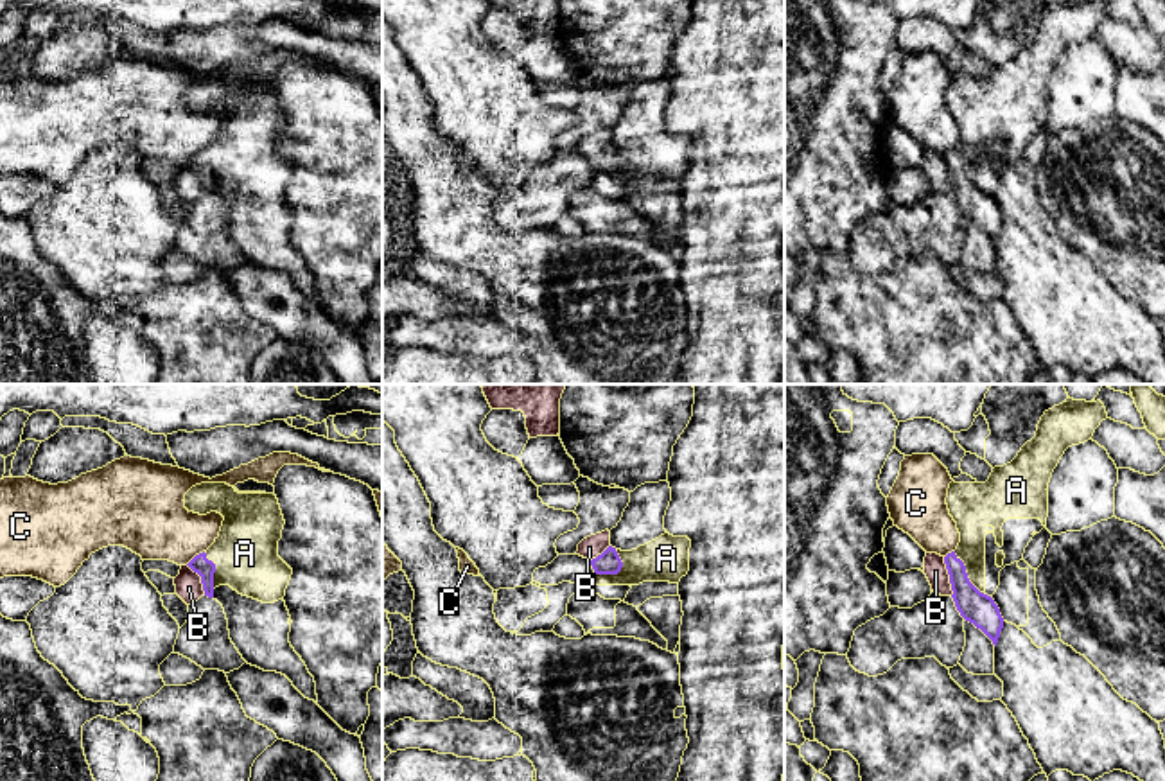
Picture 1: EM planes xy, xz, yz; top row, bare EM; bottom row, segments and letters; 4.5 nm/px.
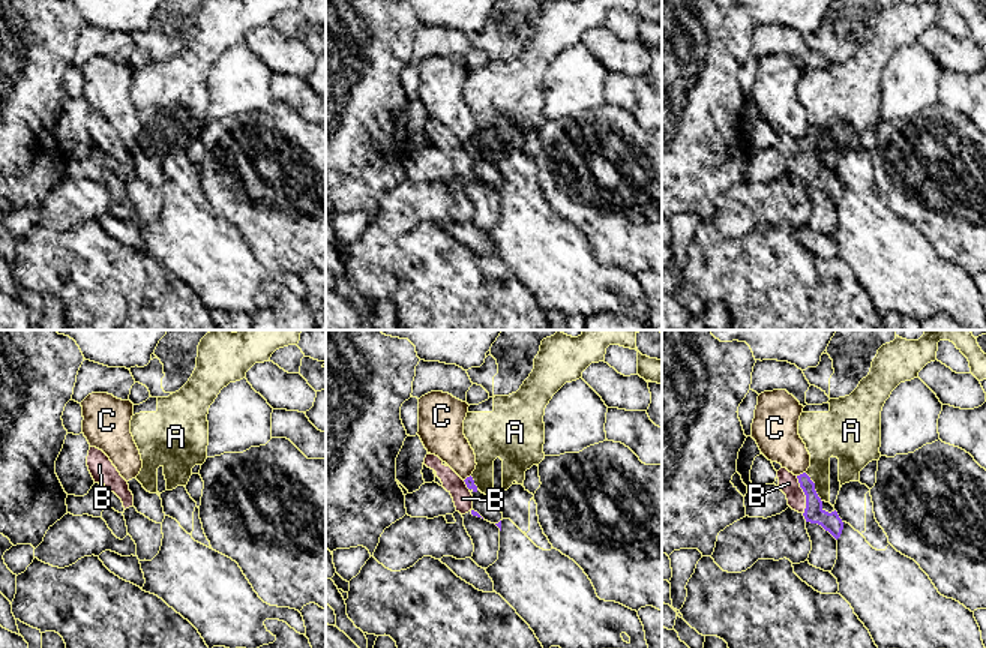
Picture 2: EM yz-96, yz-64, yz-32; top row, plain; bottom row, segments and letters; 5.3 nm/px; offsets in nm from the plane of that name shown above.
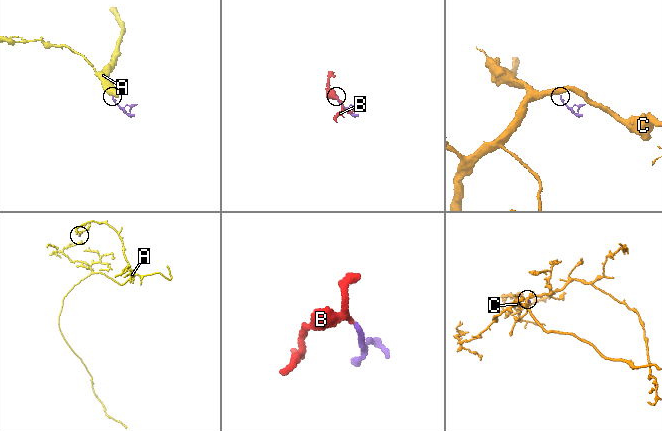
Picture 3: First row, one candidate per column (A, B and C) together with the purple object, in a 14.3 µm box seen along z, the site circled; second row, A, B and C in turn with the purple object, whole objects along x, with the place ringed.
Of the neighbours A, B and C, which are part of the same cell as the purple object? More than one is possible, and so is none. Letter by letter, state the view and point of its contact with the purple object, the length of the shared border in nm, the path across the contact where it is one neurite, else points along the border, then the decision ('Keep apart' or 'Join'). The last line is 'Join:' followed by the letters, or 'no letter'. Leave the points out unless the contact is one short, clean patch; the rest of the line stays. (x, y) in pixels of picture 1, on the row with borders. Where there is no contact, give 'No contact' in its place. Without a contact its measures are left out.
A: Touches purple at yz (966, 573). Shared border 240 nm. Boundary: yz (954, 552), (963, 562), (966, 577), (984, 595). Keep apart
B: Touches purple at yz (950, 577). Shared border 180 nm. Path across: yz (973, 605), (950, 577), (936, 571). Join
C: Touches purple at xy (196, 555). Shared border 110 nm. Boundary: xy (203, 550), (185, 564). Keep apart
Join: B

